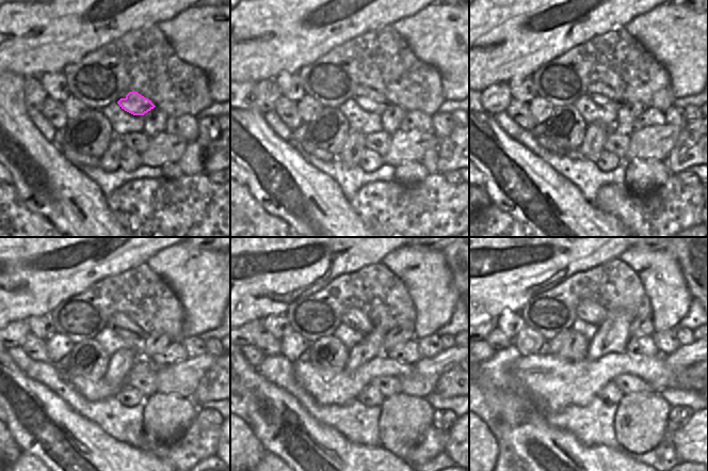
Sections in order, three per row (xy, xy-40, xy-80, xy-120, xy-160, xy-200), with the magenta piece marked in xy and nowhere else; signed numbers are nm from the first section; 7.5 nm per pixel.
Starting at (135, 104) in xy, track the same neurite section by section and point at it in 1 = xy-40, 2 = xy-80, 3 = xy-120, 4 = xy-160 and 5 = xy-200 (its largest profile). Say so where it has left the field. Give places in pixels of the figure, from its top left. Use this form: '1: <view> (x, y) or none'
1: xy-40 (369, 99)
2: xy-80 (607, 97)
3: xy-120 (119, 323)
4: xy-160 (355, 318)
5: xy-200 (586, 311)

